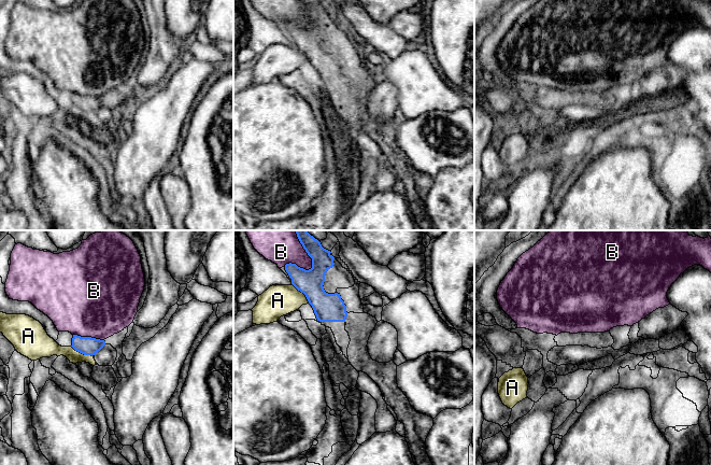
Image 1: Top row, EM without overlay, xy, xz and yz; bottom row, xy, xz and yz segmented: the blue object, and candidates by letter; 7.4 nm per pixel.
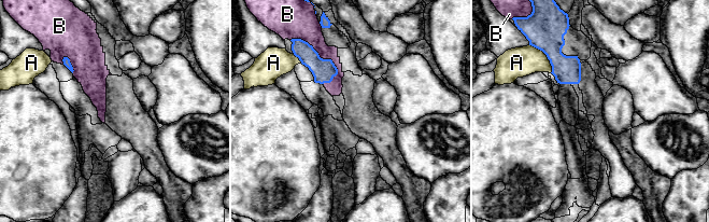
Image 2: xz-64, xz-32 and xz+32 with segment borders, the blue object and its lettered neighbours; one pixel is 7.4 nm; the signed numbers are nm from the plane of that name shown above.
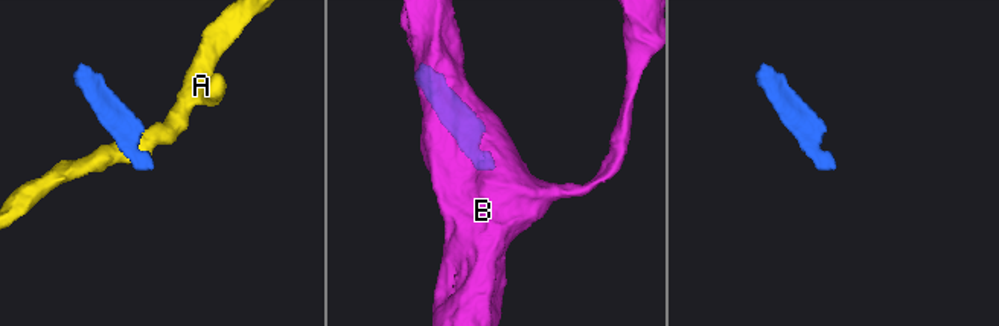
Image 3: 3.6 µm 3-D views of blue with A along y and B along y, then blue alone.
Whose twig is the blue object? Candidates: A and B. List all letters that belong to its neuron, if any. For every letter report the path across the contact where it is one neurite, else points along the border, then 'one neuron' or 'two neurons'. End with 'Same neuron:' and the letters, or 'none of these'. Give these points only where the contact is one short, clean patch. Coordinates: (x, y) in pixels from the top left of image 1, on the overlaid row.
A: along xz (292, 283), (304, 295), (309, 303) | two neurons
B: two neurons
Same neuron: none of these

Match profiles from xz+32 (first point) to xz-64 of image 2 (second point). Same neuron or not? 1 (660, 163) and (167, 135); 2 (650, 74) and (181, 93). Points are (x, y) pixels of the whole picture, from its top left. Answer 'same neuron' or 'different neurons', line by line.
1: same neuron
2: same neuron

